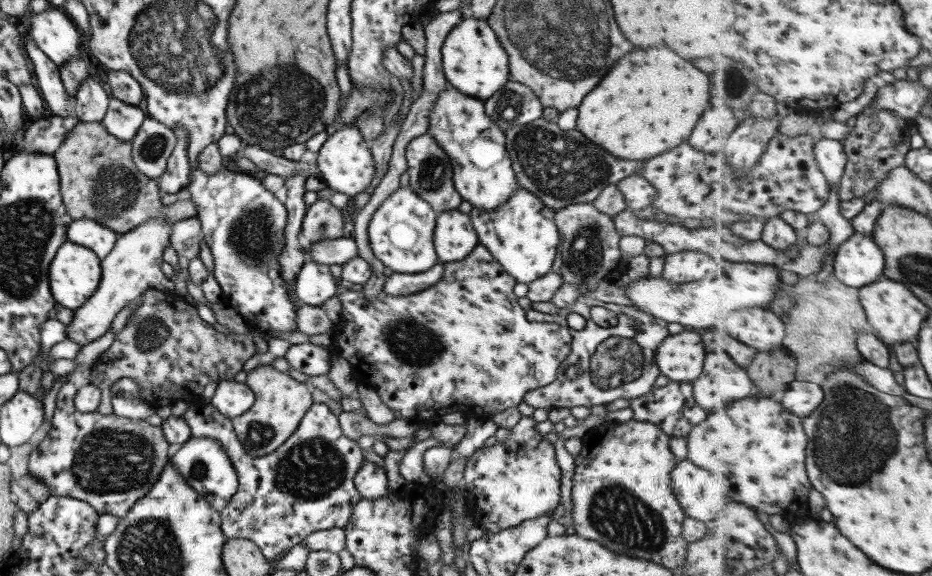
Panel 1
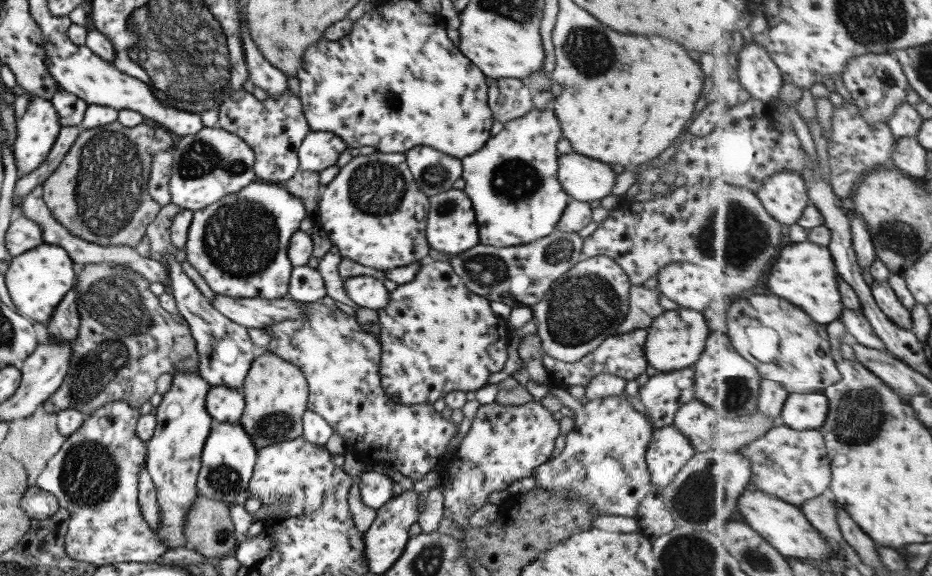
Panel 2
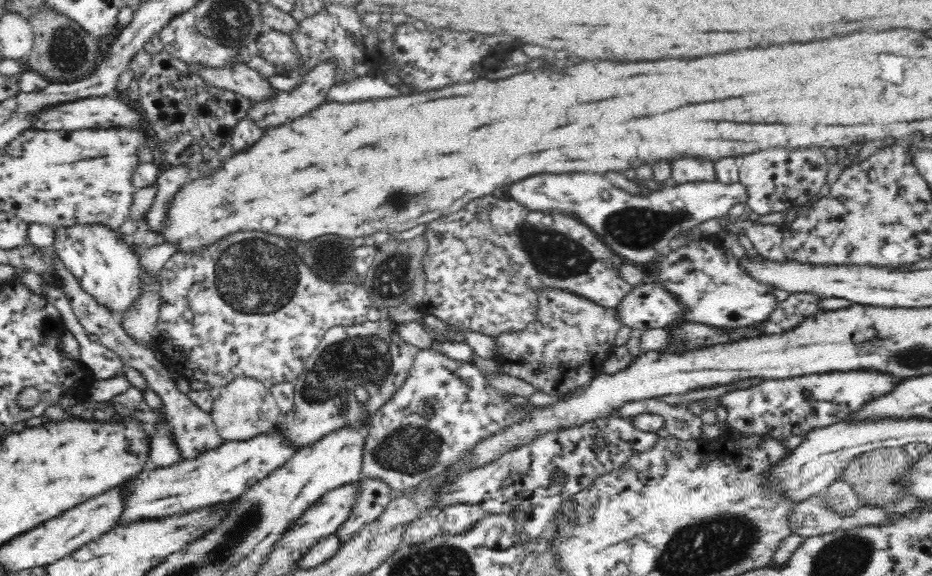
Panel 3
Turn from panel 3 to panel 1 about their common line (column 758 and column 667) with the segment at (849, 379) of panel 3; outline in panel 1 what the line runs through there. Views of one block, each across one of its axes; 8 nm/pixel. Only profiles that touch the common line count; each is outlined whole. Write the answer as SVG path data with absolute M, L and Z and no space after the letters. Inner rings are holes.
M668 381L661 388L652 387L643 396L631 399L628 408L632 410L633 419L658 425L661 429L671 434L684 435L692 426L700 423L707 415L707 412L694 402L690 384L675 381Z

